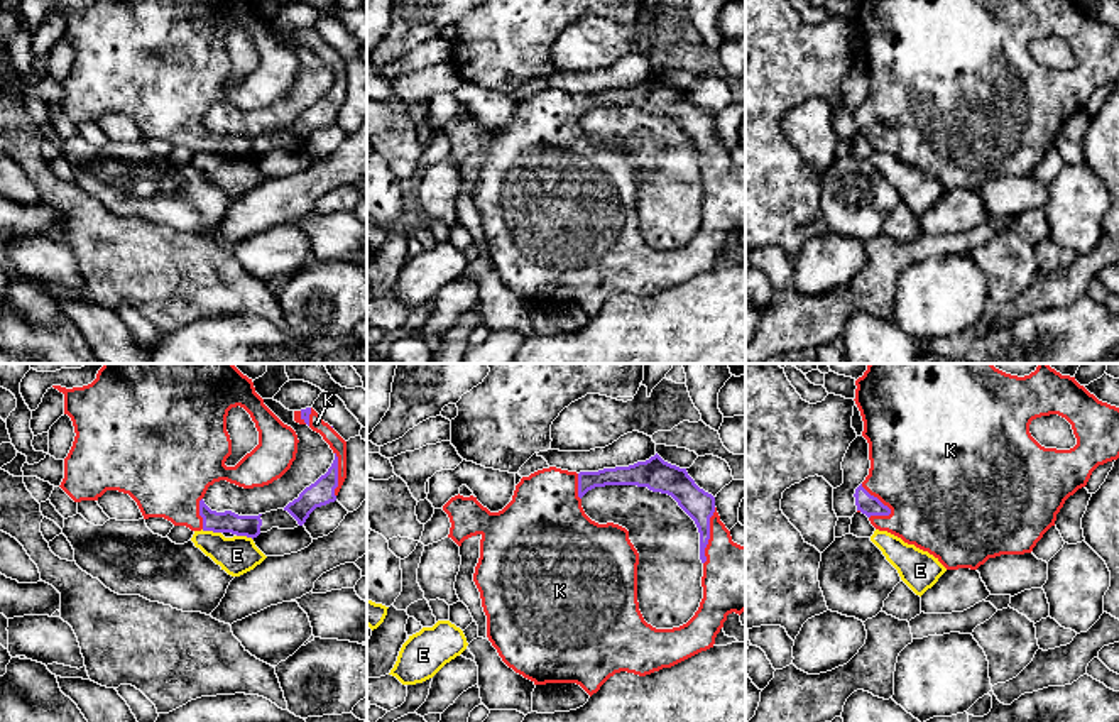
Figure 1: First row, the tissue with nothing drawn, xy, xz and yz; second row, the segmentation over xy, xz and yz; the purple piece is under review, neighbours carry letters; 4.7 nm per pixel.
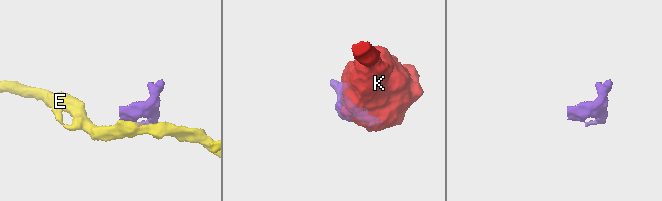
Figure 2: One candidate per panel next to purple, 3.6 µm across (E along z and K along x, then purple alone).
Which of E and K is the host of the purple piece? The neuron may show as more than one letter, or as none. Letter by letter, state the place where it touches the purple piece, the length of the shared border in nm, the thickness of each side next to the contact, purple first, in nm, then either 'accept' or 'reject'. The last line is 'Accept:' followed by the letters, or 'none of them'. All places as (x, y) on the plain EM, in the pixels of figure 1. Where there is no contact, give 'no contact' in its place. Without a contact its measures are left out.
E: meets purple in xy at (212, 151); contact 100 nm long; 100 nm thick on the purple side, 180 nm on the other; reject
K: meets purple in xz at (709, 158); contact 280 nm long; 140 nm thick on the purple side, 320 nm on the other; accept
Accept: K

